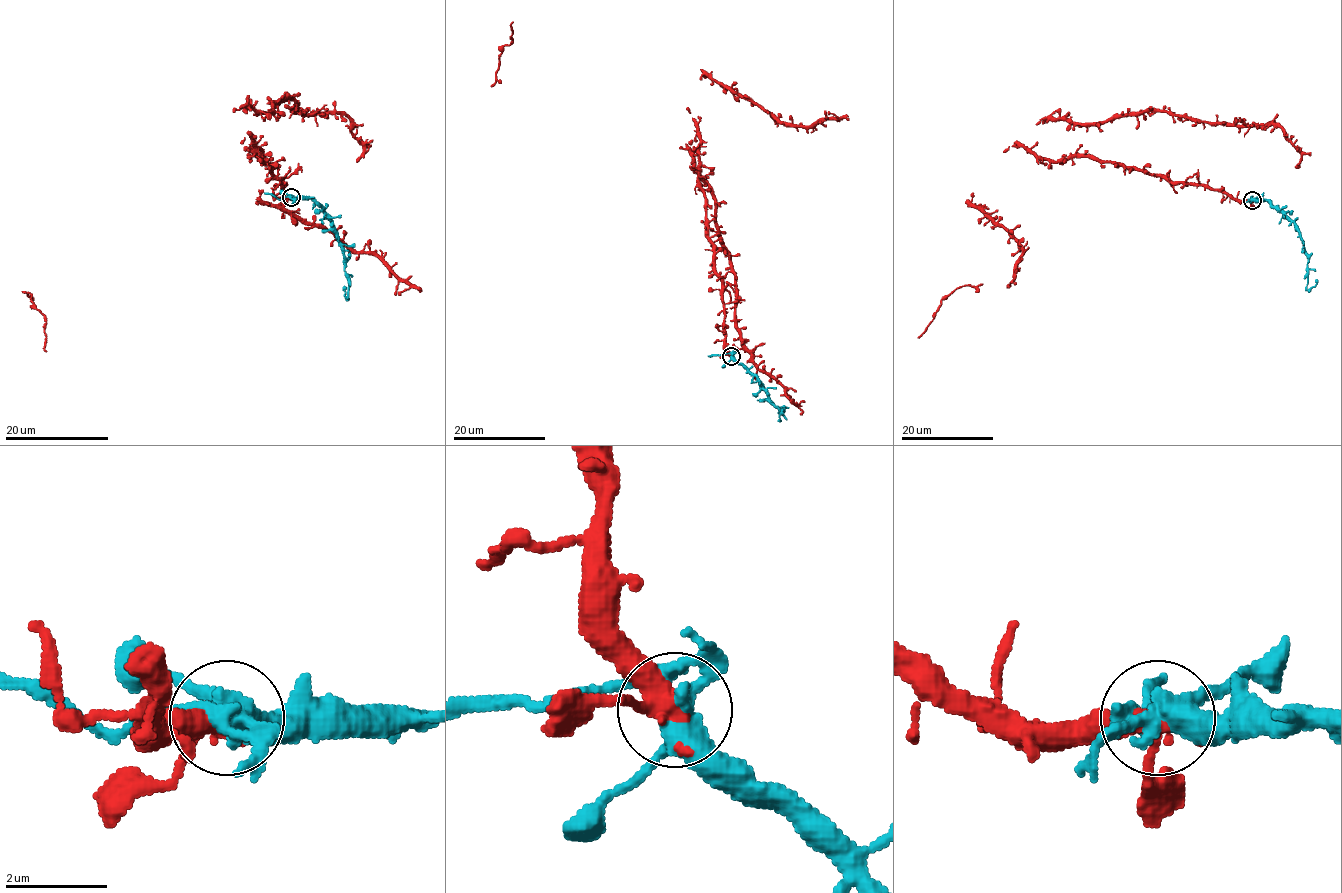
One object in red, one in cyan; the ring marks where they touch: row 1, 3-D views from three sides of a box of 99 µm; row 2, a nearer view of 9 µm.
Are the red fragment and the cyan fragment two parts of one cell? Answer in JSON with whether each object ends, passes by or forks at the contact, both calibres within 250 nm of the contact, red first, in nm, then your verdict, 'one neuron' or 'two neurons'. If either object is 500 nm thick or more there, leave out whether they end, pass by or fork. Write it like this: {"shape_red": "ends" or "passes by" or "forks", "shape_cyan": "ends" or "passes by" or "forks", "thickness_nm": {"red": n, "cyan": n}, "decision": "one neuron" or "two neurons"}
{"shape_red": "passes by", "shape_cyan": "forks", "thickness_nm": {"red": 360, "cyan": 400}, "decision": "one neuron"}

